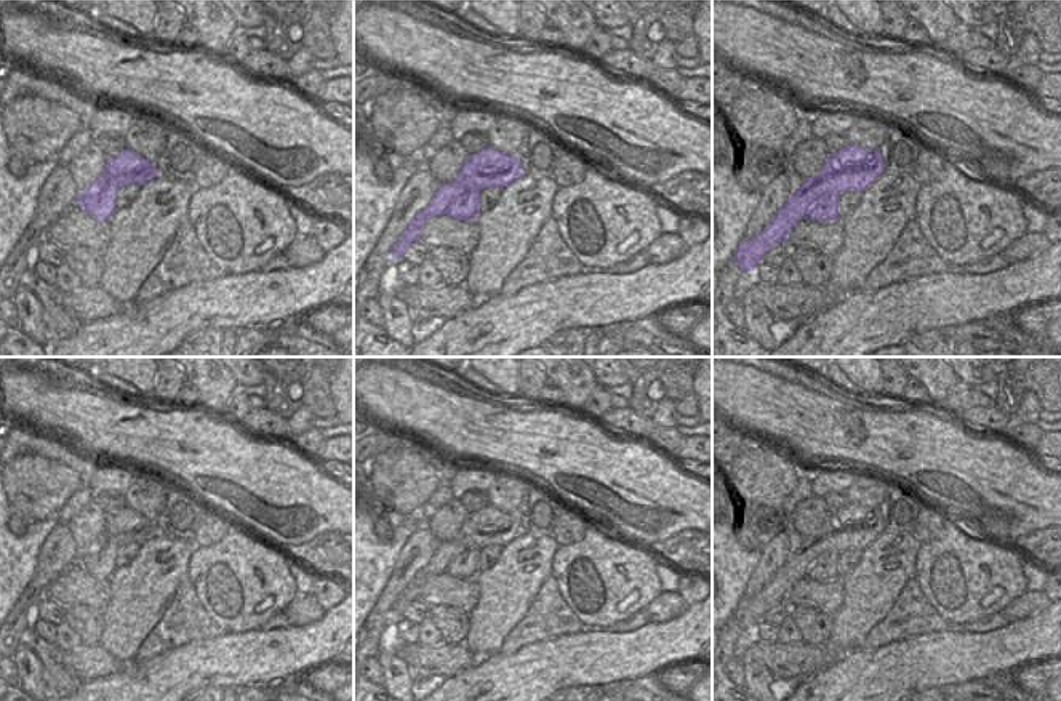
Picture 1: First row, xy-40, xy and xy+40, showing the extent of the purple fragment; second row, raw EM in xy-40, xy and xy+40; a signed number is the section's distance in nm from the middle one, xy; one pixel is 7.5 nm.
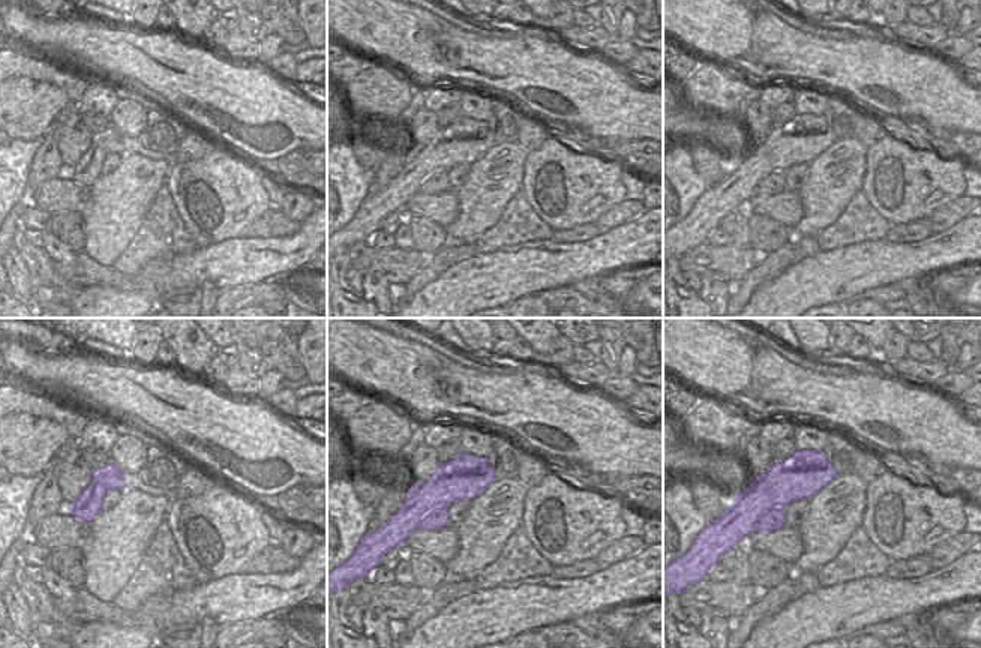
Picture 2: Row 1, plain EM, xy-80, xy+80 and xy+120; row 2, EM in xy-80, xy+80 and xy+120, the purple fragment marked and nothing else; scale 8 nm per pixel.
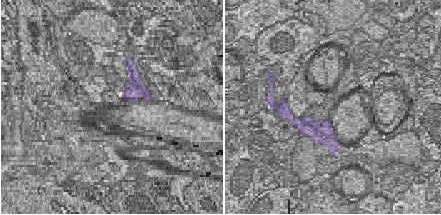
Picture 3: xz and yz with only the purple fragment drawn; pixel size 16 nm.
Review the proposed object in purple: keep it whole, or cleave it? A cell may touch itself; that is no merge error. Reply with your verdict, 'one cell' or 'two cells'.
two cells

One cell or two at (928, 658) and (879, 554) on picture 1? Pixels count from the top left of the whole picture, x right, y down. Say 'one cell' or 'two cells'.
two cells

